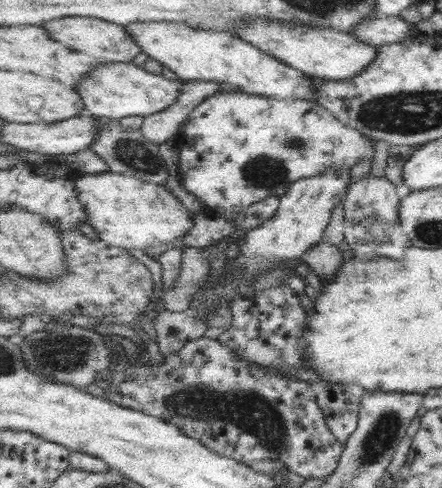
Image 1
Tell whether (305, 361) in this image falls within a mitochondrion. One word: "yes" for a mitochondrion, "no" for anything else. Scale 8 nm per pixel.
no

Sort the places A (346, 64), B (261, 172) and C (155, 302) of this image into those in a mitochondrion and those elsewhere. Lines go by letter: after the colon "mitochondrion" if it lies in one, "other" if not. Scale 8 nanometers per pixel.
A: other
B: mitochondrion
C: other

